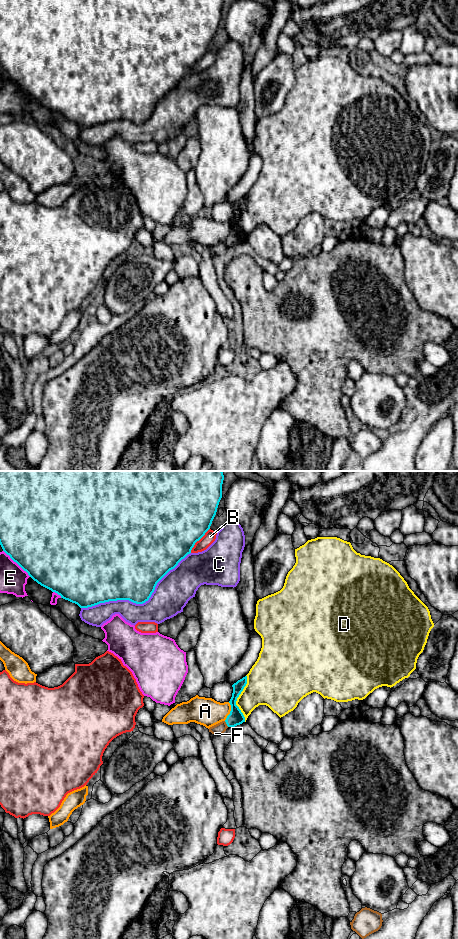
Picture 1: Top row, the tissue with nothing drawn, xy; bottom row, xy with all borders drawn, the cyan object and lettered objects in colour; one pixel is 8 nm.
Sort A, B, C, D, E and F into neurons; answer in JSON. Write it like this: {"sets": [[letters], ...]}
{"sets": [["A"], ["B"], ["C"], ["D"], ["E"], ["F"]]}

